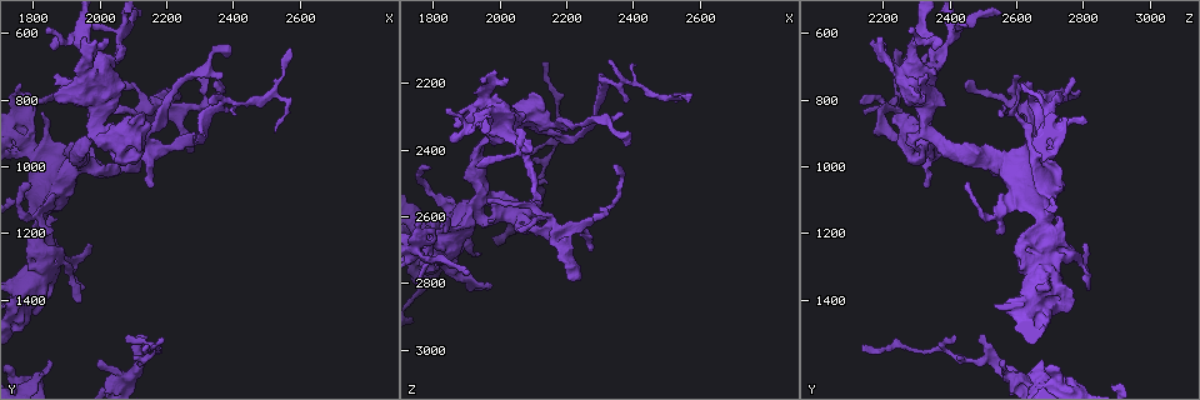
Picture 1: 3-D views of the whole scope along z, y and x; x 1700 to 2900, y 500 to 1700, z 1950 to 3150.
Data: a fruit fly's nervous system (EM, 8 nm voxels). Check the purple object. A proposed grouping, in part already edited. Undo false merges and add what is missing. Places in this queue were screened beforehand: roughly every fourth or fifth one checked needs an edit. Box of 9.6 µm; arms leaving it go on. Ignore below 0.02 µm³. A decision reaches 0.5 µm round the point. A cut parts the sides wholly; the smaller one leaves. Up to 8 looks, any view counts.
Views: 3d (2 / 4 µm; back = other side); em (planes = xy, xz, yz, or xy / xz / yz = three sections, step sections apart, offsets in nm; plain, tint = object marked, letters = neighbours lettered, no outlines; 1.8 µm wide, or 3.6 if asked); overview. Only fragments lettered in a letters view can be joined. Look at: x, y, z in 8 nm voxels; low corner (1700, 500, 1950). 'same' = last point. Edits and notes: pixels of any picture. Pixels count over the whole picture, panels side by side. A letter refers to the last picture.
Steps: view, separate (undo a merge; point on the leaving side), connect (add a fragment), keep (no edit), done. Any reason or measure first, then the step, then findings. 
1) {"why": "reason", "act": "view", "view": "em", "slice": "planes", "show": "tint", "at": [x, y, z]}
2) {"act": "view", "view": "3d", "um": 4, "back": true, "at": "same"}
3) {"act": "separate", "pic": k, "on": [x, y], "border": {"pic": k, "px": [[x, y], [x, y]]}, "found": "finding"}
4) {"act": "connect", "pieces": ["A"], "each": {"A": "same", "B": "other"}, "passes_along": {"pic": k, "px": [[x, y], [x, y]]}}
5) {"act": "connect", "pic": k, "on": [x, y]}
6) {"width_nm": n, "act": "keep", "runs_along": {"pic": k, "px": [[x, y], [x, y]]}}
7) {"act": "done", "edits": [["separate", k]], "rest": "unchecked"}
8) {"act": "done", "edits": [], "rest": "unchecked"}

{"why": "small branch off a trunk", "act": "view", "view": "3d", "um": 4, "at": [1980, 890, 2320]}

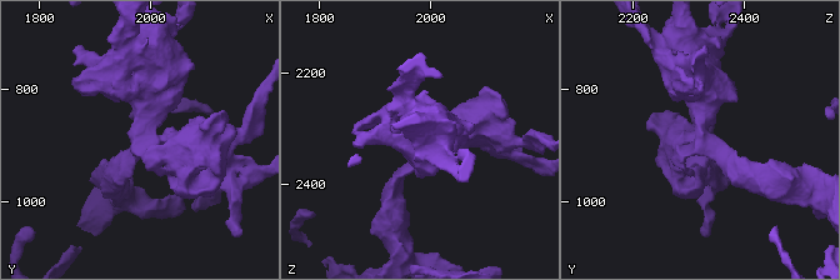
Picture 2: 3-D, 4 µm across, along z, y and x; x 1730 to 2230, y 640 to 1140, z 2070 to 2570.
{"why": "need the tissue", "act": "view", "view": "em", "um": 3.6, "slice": "planes", "show": "letters", "at": [1990, 885, 2330]}

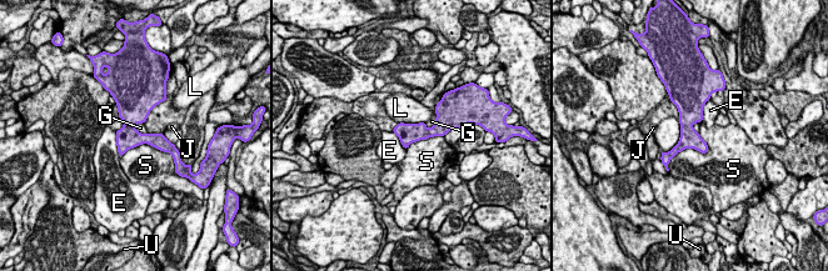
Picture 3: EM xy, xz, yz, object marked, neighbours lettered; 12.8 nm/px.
{"width_nm": 260, "act": "keep", "each": {"E": "other", "G": "other", "J": "other", "L": "other", "S": "other", "U": "other"}, "border": {"pic": 3, "px": [[134, 125], [139, 131], [146, 134]]}, "found": "continuous, no second neuron"}

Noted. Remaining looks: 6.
{"why": "three arms meet", "act": "view", "view": "em", "slice": "xy", "step": 8, "show": "tint", "at": [1800, 950, 2690]}

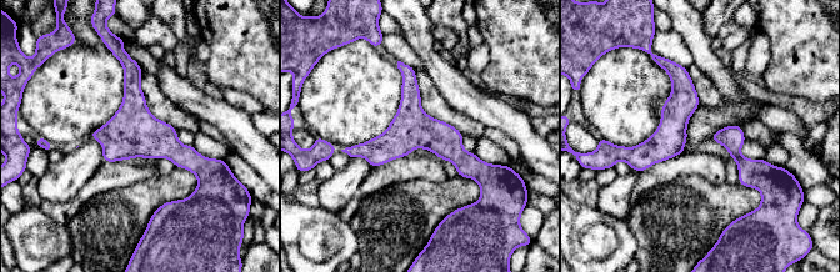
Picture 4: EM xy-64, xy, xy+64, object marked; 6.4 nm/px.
{"act": "view", "view": "em", "slice": "planes", "show": "letters", "at": "same"}

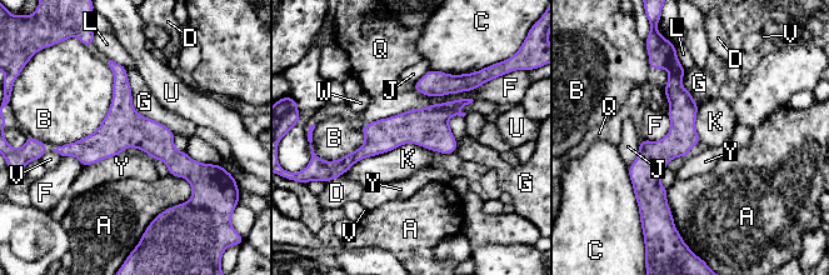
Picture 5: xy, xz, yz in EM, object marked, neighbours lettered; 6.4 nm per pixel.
{"act": "keep", "each": {"A": "other", "B": "other", "C": "other", "D": "other", "F": "other", "G": "other", "J": "other", "K": "other", "L": "other", "Q": "other", "U": "other", "V": "other", "W": "other", "Y": "other"}, "runs_along": {"pic": 5, "px": [[673, 64], [679, 136], [653, 163], [663, 205]]}, "found": "one neuron here"}

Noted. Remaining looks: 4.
{"why": "an open end", "act": "view", "view": "3d", "um": 2, "at": [2150, 1520, 2490]}

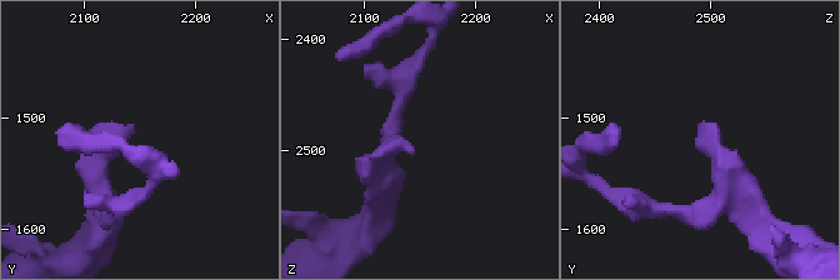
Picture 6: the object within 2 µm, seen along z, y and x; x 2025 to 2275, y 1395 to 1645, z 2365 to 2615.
{"why": "need the tissue", "act": "view", "view": "em", "slice": "planes", "show": "plain", "at": [2146, 1510, 2498]}

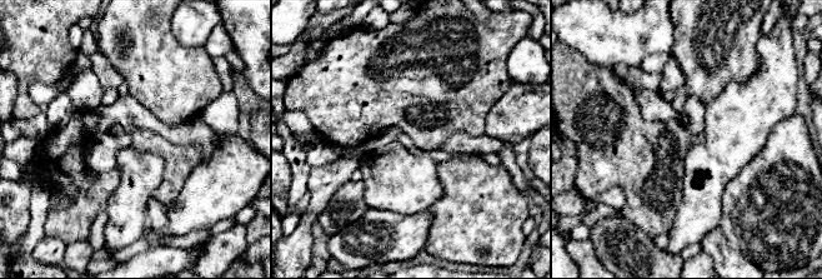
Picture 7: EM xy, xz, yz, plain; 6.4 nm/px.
{"act": "view", "view": "em", "slice": "planes", "show": "letters", "at": "same"}

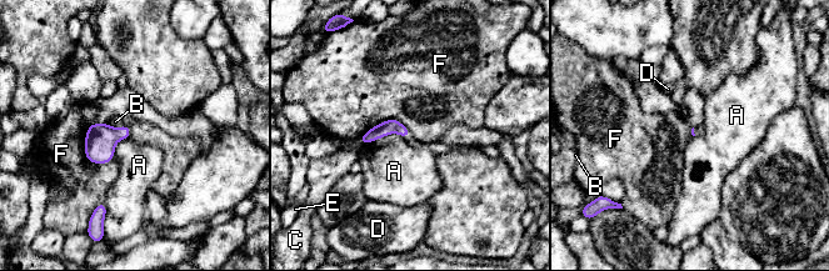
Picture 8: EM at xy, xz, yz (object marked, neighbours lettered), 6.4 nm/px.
{"act": "keep", "each": {"A": "other", "B": "other", "C": "other", "D": "other", "E": "other", "F": "other"}, "runs_along": {"pic": 8, "px": [[405, 133], [383, 129], [364, 139]]}, "found": "no lettered fragment goes on from it"}

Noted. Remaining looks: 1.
{"why": "an open end", "act": "view", "view": "em", "slice": "planes", "show": "letters", "at": [2240, 770, 2780]}

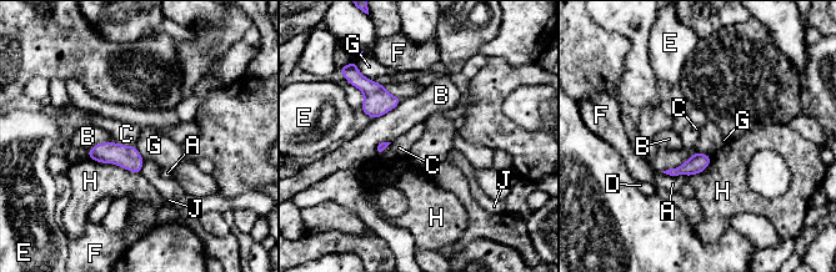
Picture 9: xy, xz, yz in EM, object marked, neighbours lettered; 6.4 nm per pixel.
{"act": "keep", "each": {"A": "other", "B": "other", "C": "other", "D": "other", "E": "other", "F": "other", "G": "other", "H": "other", "J": "other"}, "found": "none of them fits"}

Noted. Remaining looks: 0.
{"act": "done", "edits": [], "rest": "unchecked"}

